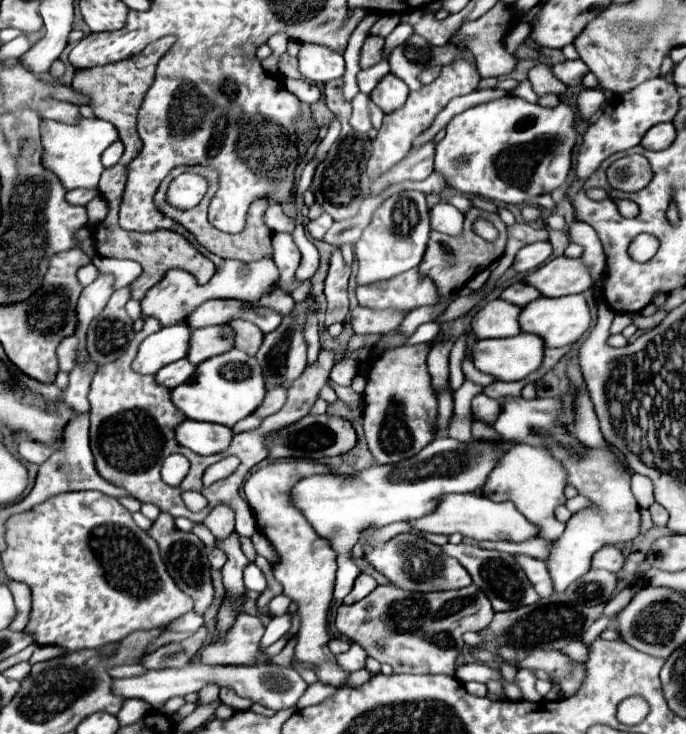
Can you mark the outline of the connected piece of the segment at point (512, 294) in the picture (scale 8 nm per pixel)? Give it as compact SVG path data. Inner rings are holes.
M518 281L518 283L510 285L508 289L504 289L500 297L506 299L506 301L510 301L510 303L518 303L518 307L524 307L524 305L528 305L530 301L542 297L542 293L538 293L536 287L524 283L524 281Z

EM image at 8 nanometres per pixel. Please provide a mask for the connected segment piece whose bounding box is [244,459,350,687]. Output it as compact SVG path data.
M308 459L272 461L250 475L250 479L244 485L244 493L256 517L258 531L262 531L266 539L270 539L270 543L274 545L278 553L278 561L272 567L274 577L282 585L284 595L288 595L298 605L300 631L298 631L298 643L296 643L296 659L312 663L316 667L316 675L320 683L342 687L350 673L338 671L334 667L334 655L328 649L328 641L330 641L328 609L332 603L338 555L332 549L330 541L320 537L310 527L306 517L300 513L300 509L292 505L292 499L290 499L290 487L294 487L300 479L310 477L310 475L328 475L328 473L336 473L336 471L318 461L308 461Z

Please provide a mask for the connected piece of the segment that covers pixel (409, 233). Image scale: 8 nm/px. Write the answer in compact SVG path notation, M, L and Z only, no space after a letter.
M404 191L386 199L372 215L370 225L364 229L362 237L354 245L358 257L358 285L372 285L378 281L392 279L412 267L416 267L426 251L430 233L428 205L426 197L420 191Z

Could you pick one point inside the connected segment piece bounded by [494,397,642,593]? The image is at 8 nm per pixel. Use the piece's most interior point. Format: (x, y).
(615, 518)

